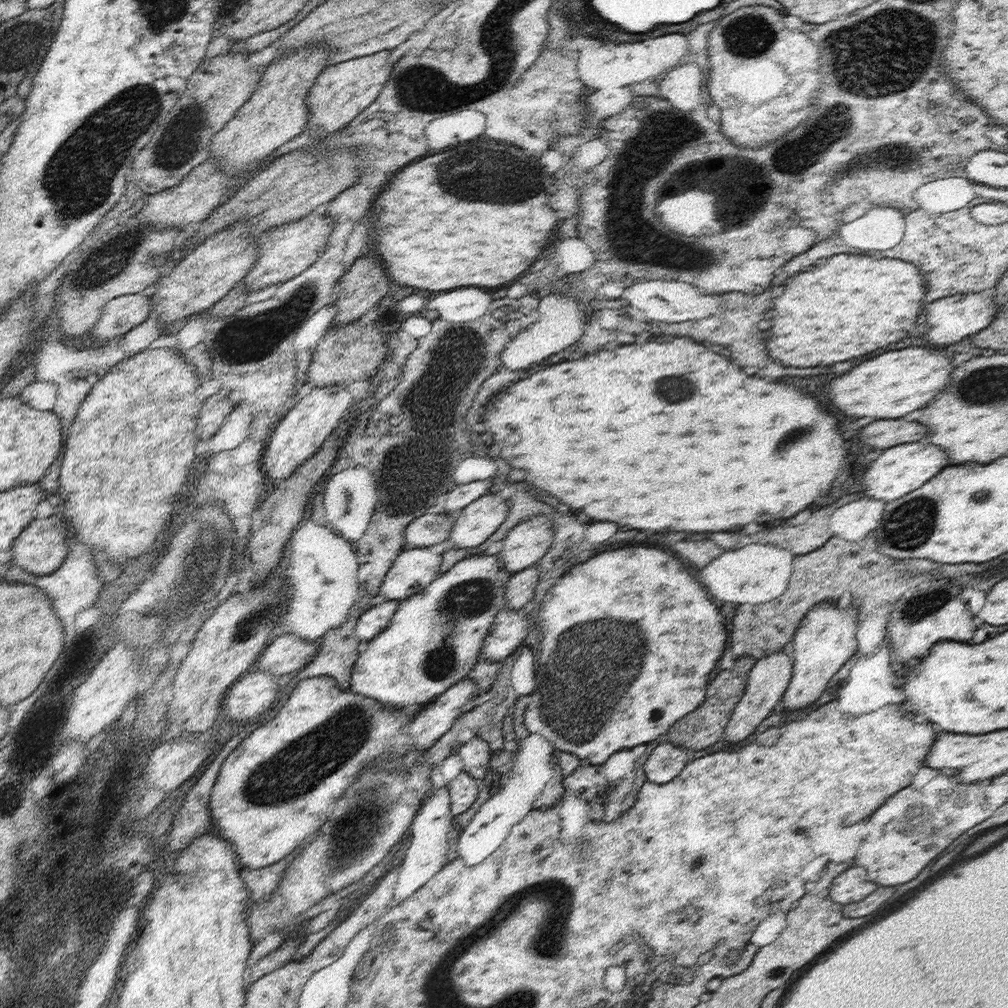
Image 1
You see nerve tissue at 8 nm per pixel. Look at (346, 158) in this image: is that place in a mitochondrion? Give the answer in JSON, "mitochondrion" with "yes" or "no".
{"mitochondrion":"no"}

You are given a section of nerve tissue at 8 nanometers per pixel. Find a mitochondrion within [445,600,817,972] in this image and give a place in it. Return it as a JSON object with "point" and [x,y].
{"point":[580,691]}

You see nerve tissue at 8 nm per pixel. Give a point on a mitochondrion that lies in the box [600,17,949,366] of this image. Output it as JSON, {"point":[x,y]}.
{"point":[842,170]}

